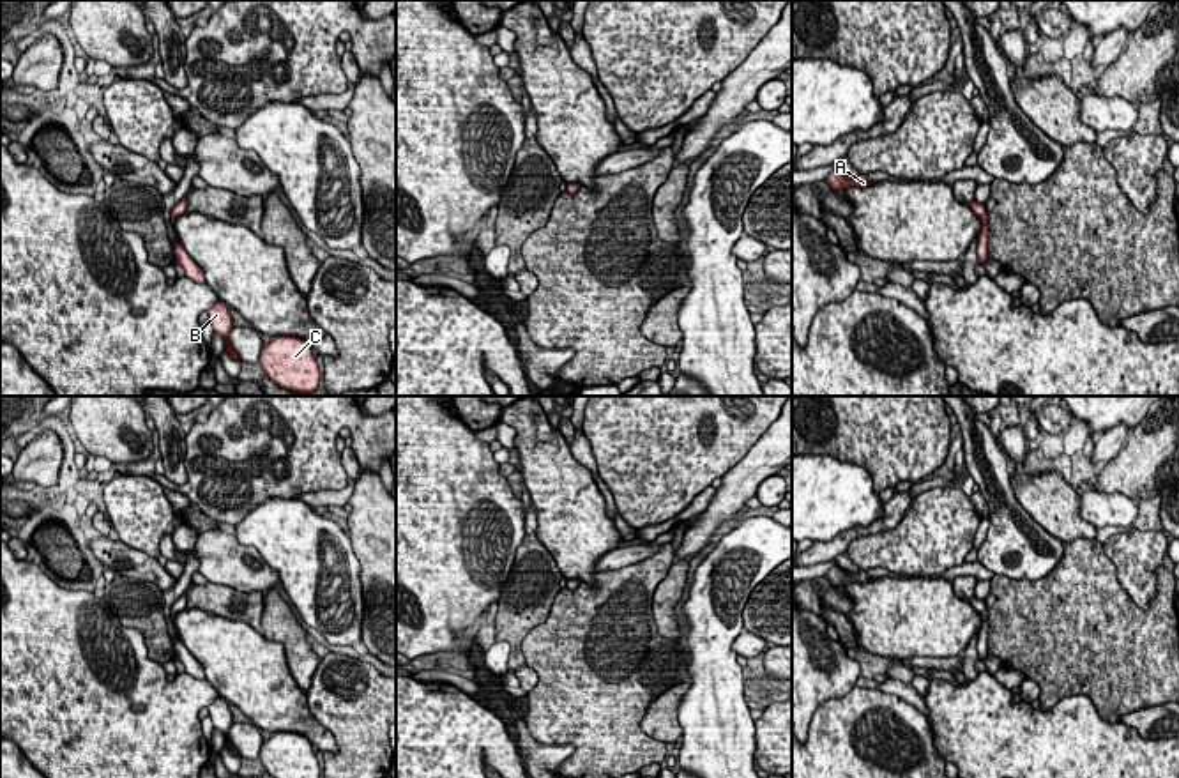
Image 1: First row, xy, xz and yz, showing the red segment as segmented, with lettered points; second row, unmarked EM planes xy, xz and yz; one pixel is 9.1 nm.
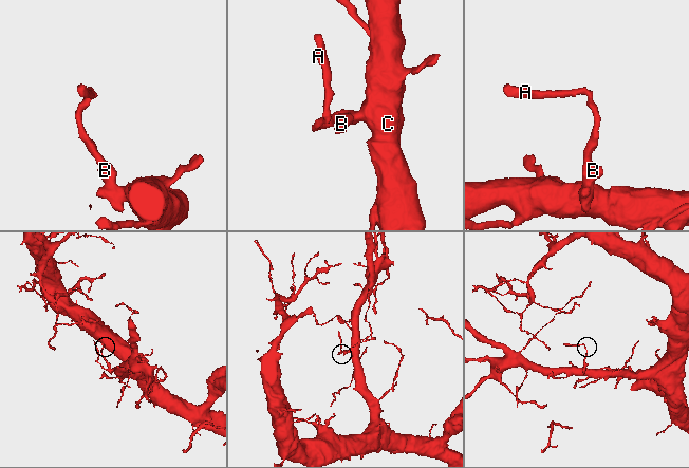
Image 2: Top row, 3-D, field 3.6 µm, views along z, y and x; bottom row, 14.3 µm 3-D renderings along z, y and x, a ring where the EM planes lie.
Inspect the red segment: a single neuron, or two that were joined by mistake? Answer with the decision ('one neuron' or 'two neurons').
two neurons

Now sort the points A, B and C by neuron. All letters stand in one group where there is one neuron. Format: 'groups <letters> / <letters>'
groups A / B C

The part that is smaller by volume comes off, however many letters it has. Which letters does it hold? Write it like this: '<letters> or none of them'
A

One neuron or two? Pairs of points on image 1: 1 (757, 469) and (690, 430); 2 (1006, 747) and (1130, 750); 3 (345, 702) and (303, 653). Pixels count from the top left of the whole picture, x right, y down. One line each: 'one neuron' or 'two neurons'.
1: two neurons
2: one neuron
3: two neurons

